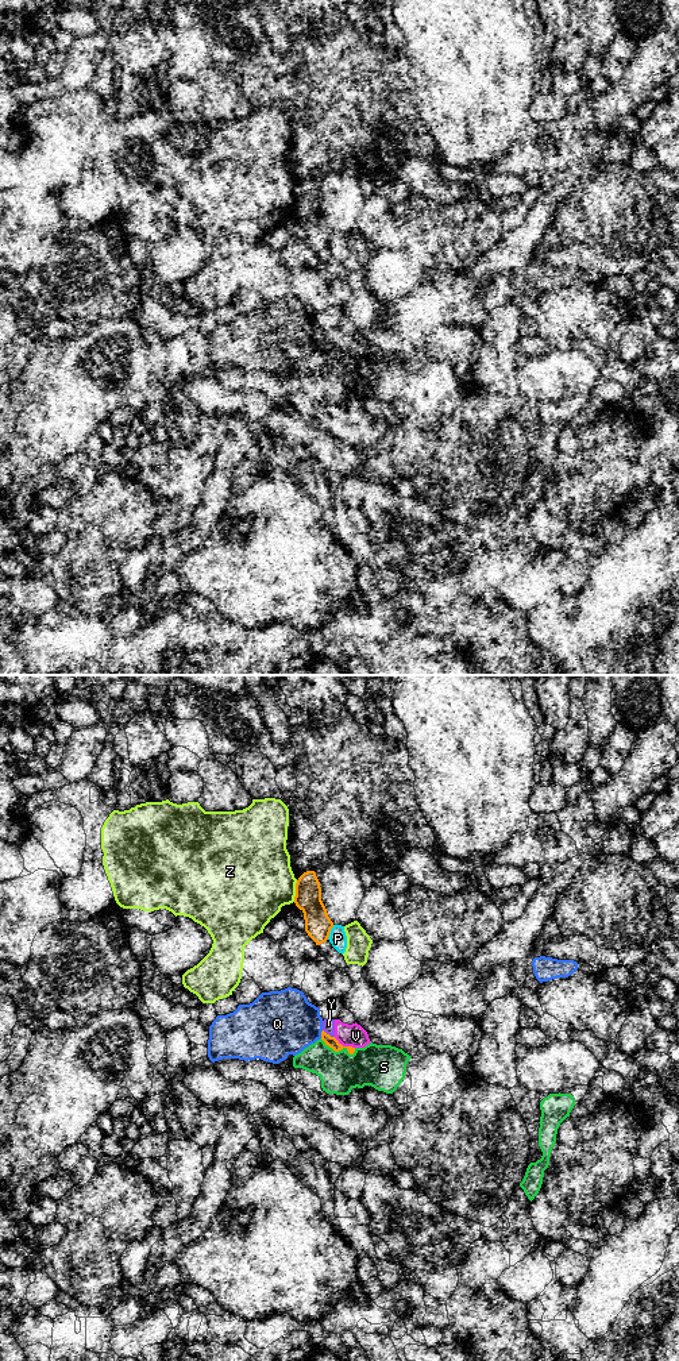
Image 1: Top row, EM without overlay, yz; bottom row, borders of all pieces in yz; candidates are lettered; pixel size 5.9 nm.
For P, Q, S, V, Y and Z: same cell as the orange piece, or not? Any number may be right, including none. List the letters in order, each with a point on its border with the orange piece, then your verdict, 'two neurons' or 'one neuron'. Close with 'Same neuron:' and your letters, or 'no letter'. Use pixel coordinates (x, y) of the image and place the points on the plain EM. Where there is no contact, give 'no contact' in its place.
P: contact yz (330, 241); two neurons
Q: contact yz (321, 343); two neurons
S: contact yz (338, 359); two neurons
V: contact yz (344, 355); two neurons
Y: contact yz (328, 343); two neurons
Z: contact yz (296, 200); two neurons
Same neuron: no letter

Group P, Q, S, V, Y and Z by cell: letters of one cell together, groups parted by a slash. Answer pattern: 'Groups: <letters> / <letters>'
Groups: P / Q / S / V Y / Z

